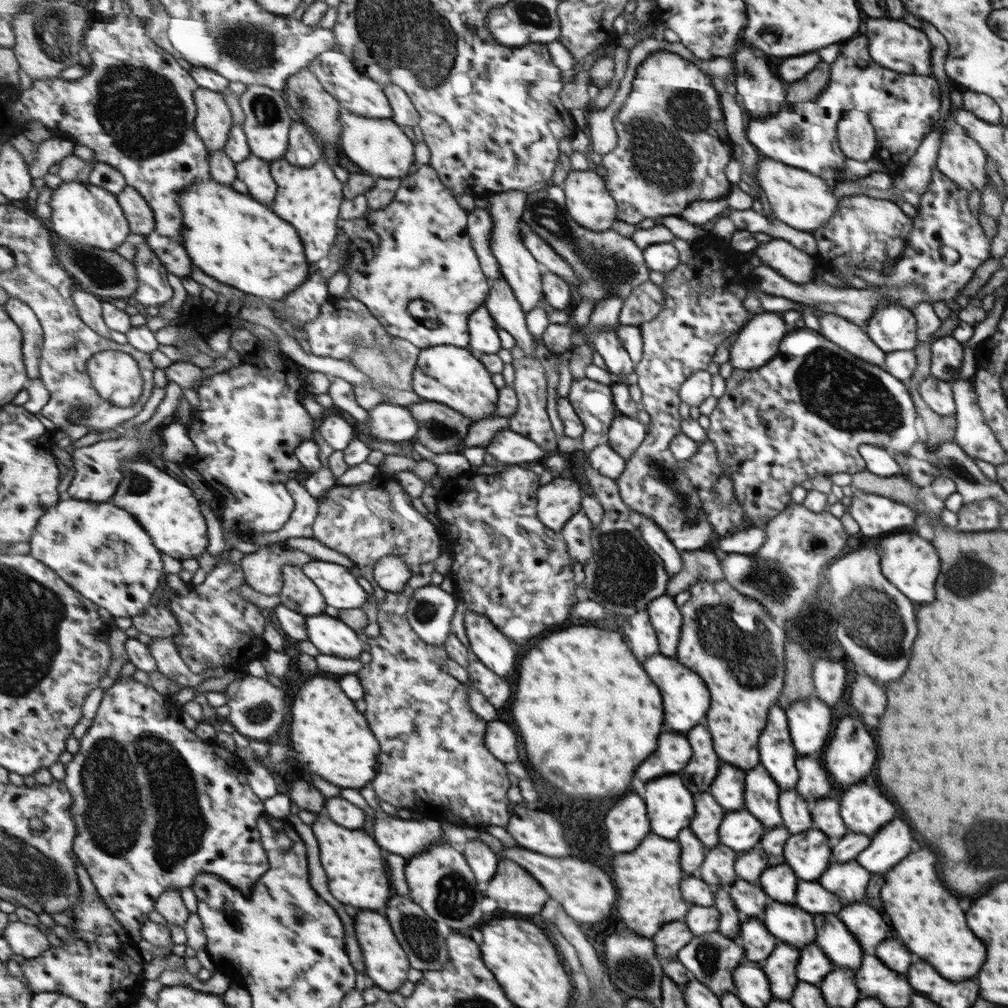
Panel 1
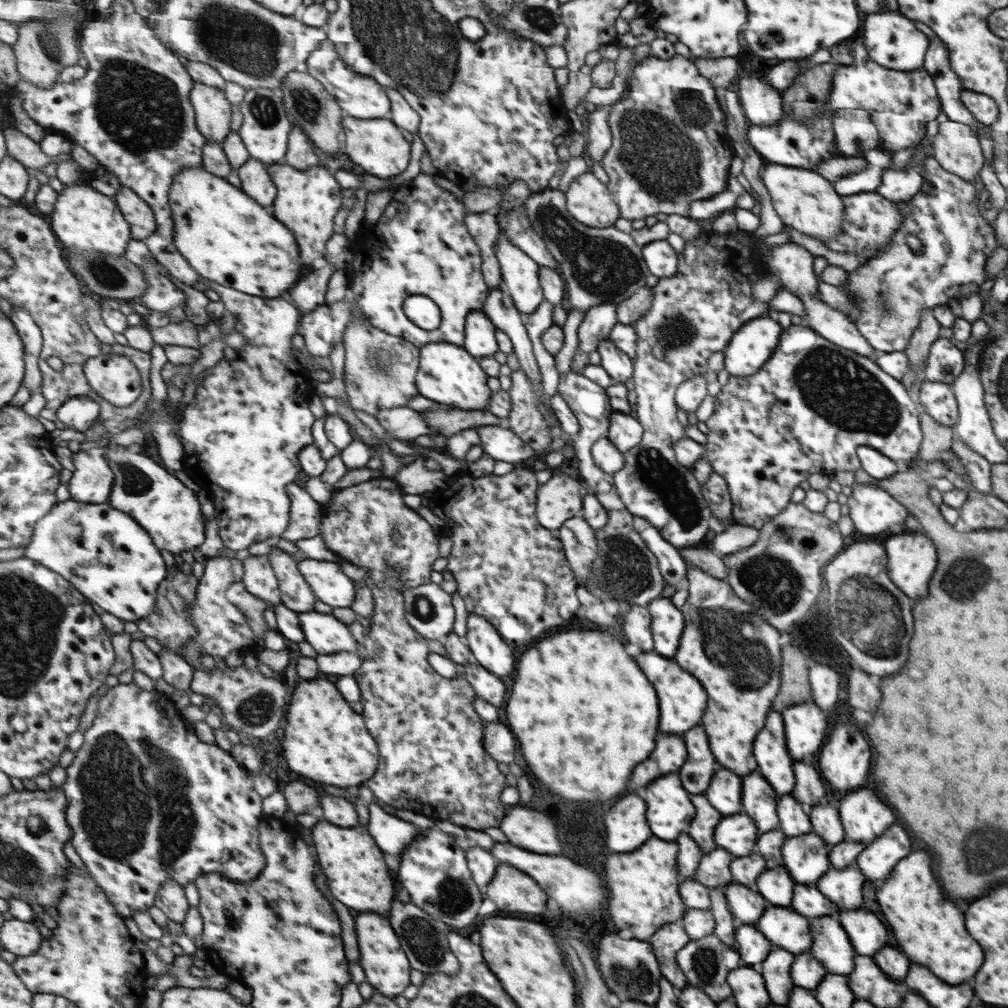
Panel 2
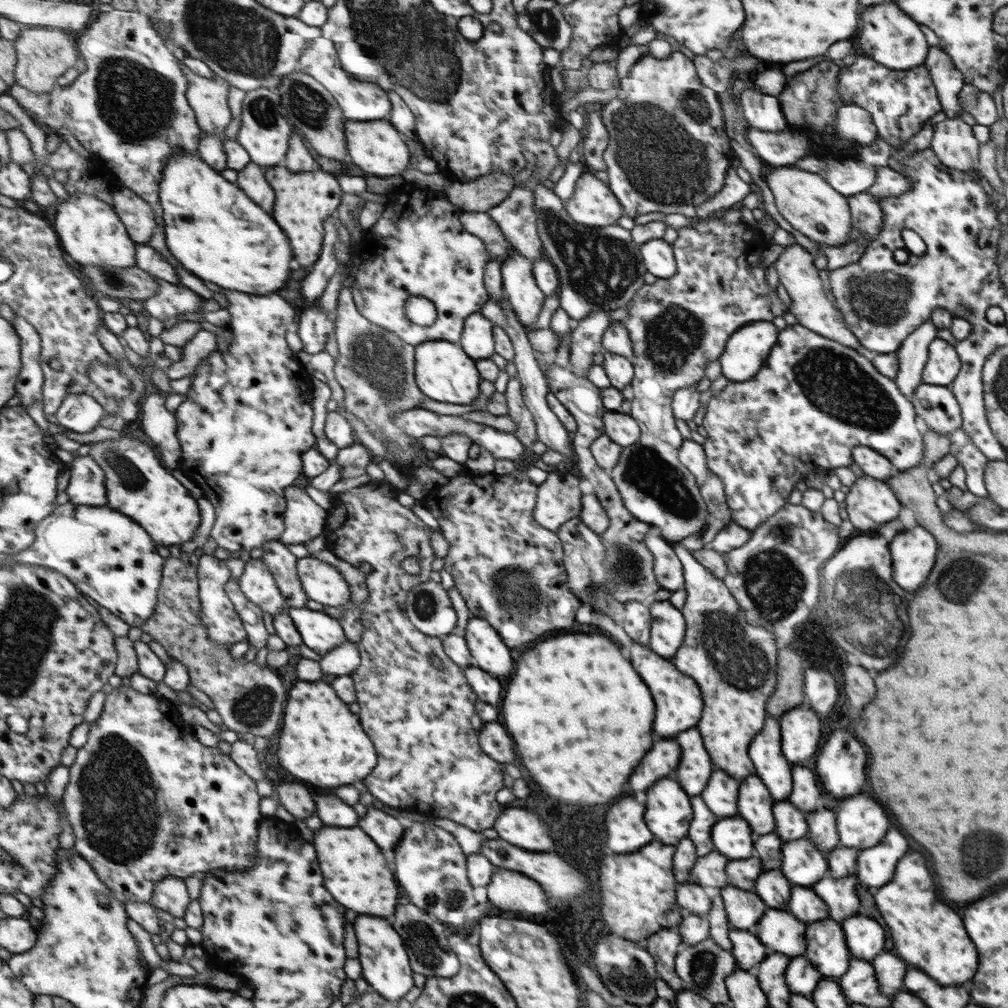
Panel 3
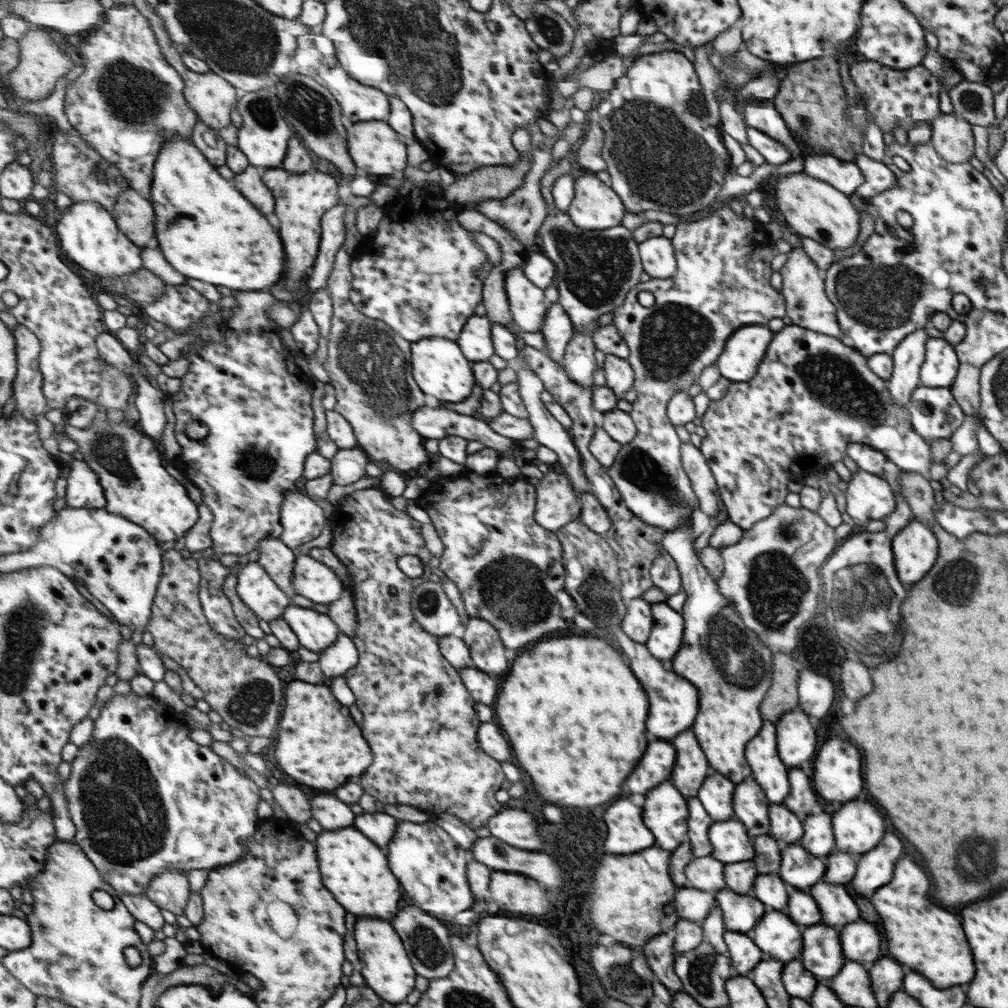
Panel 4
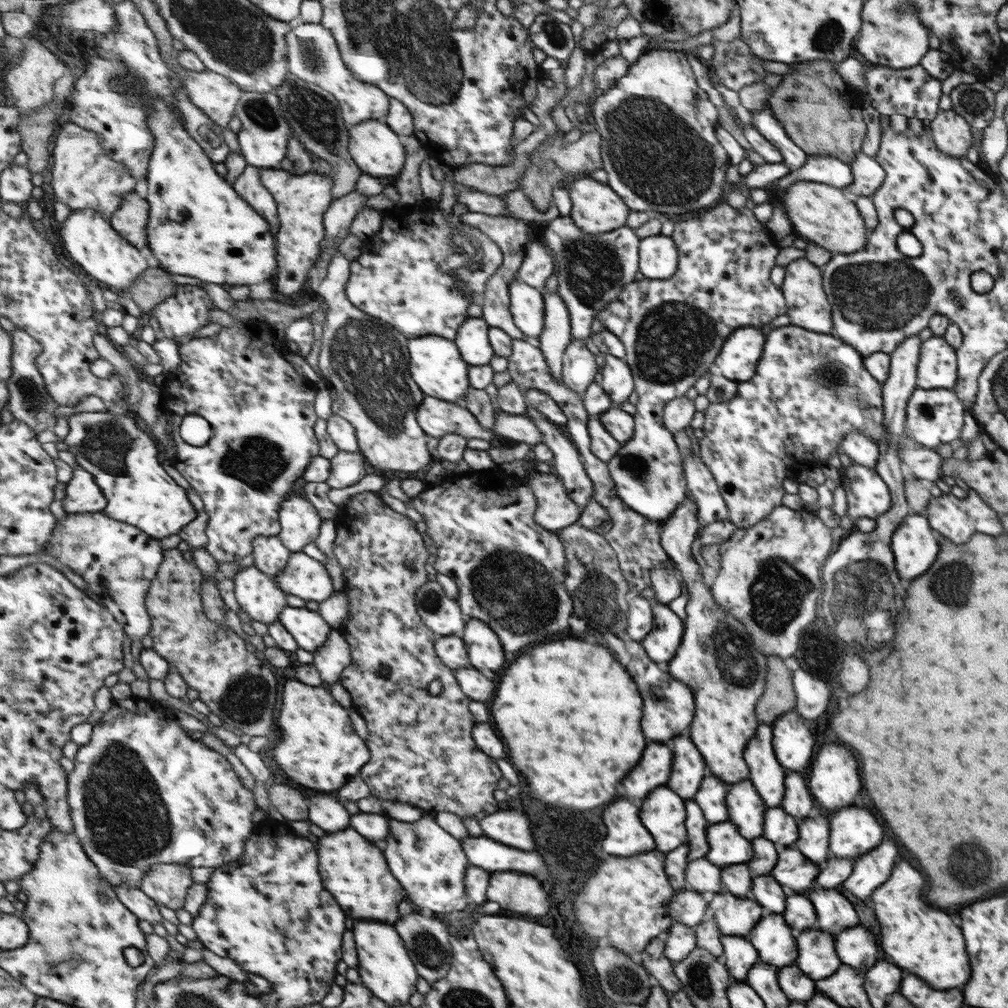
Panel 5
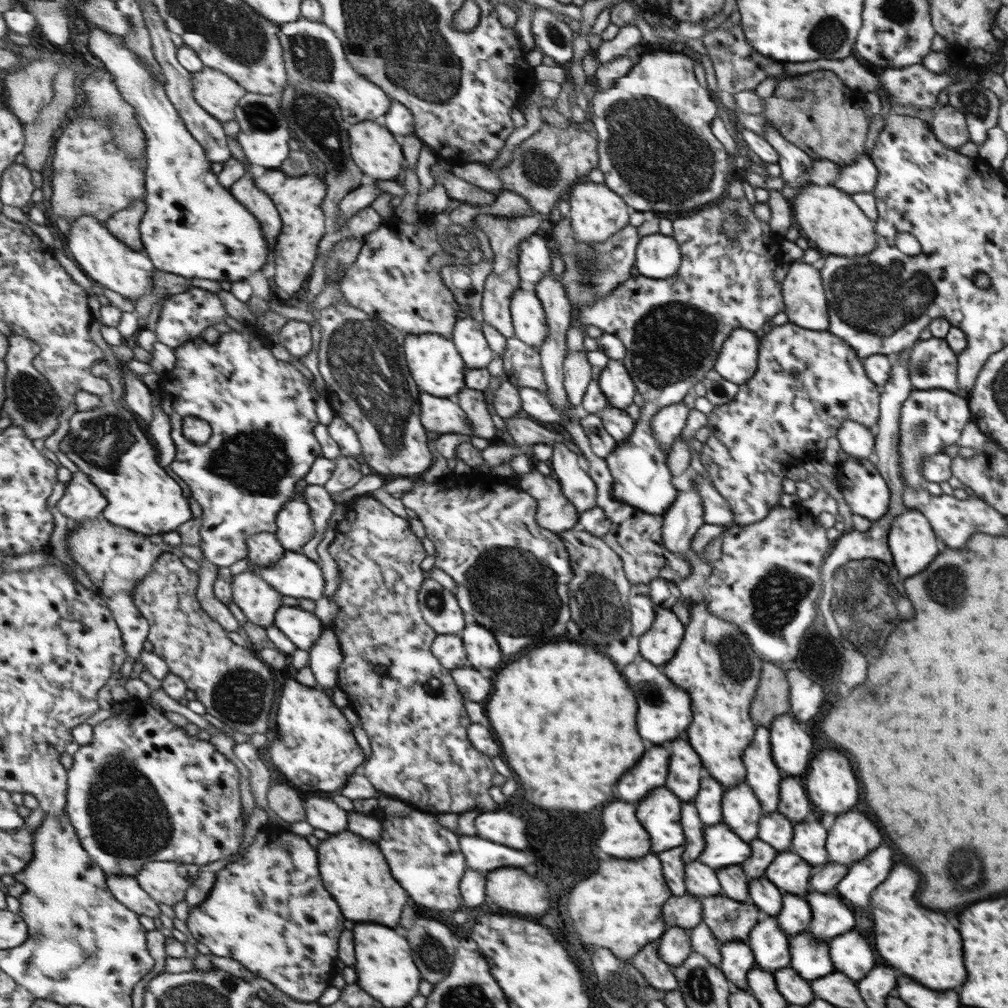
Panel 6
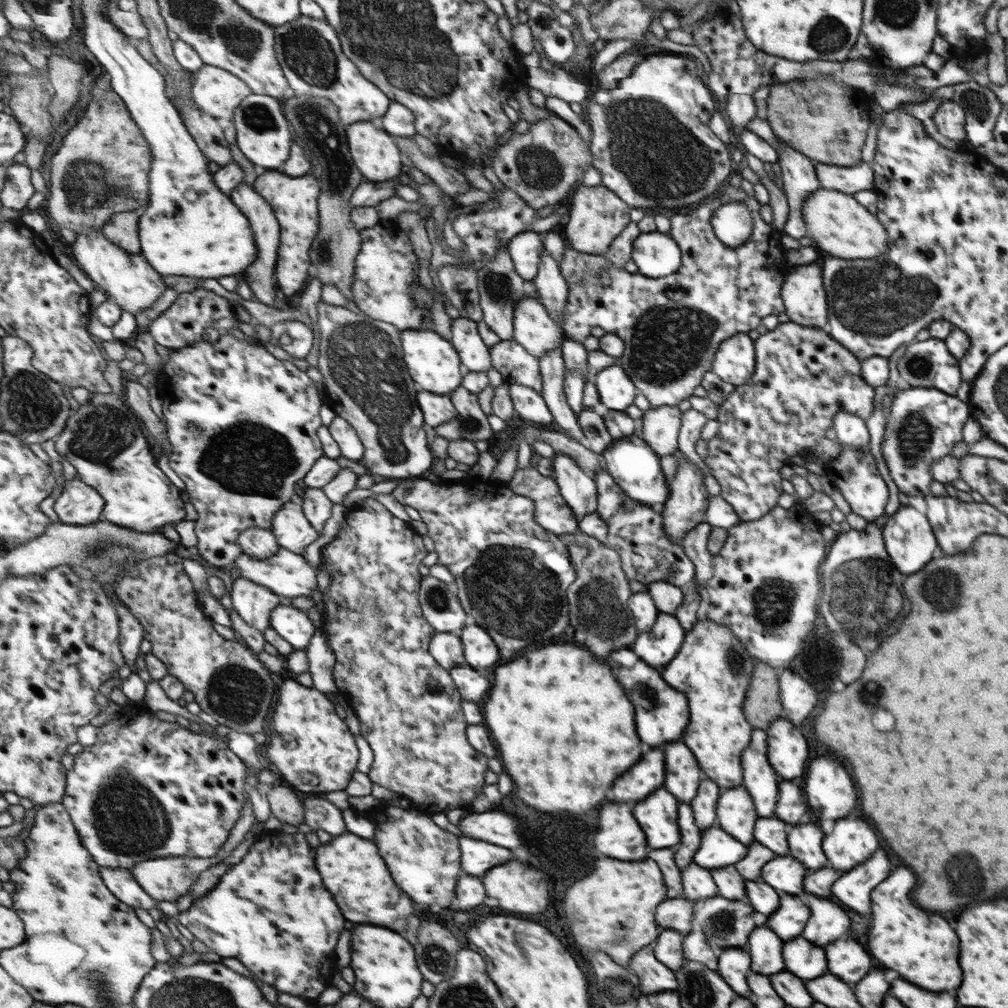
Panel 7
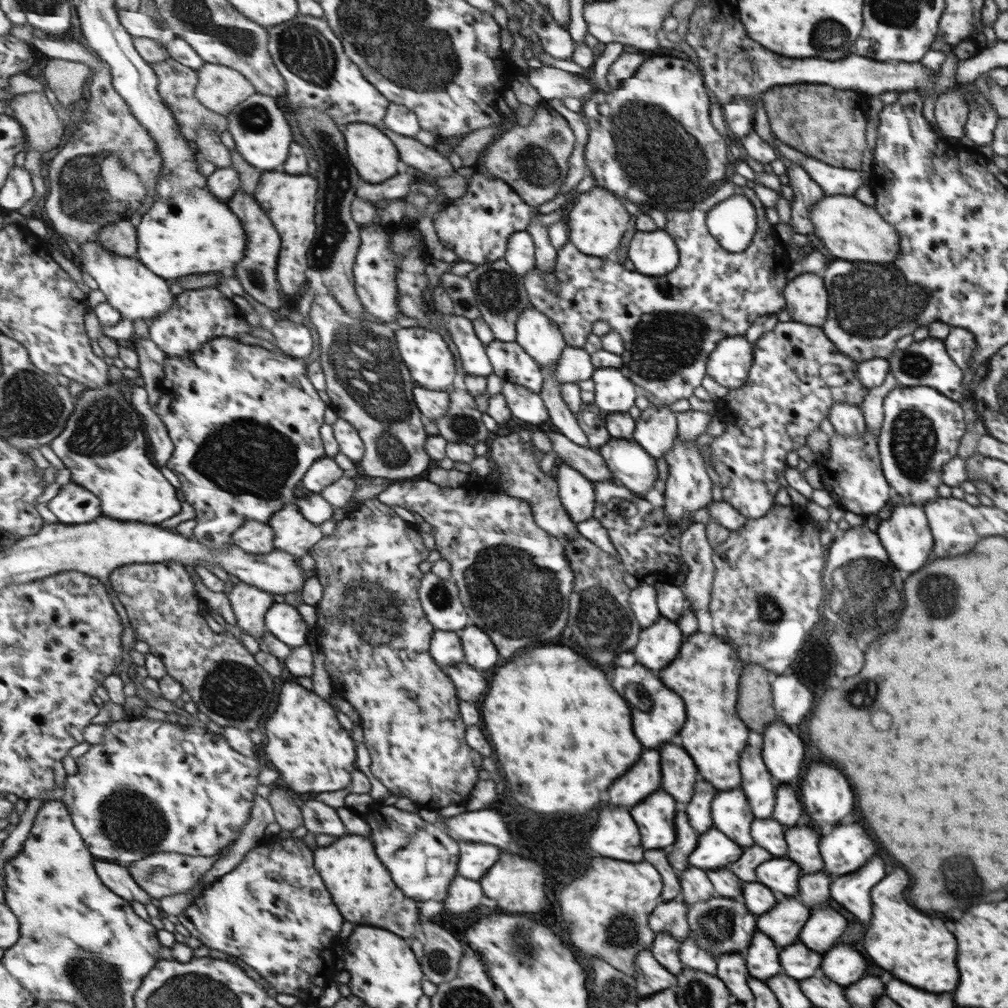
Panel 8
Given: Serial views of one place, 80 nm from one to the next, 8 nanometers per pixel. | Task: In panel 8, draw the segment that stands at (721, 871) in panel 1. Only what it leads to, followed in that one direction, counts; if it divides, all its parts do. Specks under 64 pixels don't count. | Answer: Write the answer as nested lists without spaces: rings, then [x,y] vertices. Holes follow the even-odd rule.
[[[688,865],[685,870],[678,872],[678,879],[680,884],[678,899],[687,906],[716,896],[704,870]]]

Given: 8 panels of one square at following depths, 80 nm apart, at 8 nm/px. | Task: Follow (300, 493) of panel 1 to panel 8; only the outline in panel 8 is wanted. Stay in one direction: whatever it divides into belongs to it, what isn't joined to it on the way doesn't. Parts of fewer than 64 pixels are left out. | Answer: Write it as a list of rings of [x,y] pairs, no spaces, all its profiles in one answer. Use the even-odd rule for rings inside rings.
[[[296,502],[288,503],[276,512],[269,524],[276,536],[276,549],[297,558],[308,554],[325,537],[318,524],[305,518]]]

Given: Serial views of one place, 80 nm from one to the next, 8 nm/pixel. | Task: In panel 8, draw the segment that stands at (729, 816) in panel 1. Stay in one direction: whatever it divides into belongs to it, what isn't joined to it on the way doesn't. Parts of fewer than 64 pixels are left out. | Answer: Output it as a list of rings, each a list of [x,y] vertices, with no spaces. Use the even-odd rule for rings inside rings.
[[[712,826],[698,835],[695,848],[688,856],[688,864],[706,871],[727,867],[740,858],[743,848],[725,833]]]

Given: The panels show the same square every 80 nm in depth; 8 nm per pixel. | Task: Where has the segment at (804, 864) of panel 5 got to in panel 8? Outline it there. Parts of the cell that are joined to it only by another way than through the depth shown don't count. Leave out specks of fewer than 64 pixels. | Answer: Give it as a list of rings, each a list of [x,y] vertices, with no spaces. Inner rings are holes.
[[[771,857],[767,862],[759,864],[755,868],[757,882],[764,884],[773,892],[793,896],[797,894],[797,878],[799,878],[799,866],[785,858]]]

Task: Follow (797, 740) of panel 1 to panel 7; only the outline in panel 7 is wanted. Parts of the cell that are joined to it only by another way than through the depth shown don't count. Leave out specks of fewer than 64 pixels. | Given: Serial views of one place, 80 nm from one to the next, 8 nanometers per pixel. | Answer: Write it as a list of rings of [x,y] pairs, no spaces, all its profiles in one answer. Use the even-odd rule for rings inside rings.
[[[780,717],[769,723],[767,730],[767,752],[773,760],[773,768],[781,772],[781,778],[799,778],[805,770],[807,742],[793,723]]]

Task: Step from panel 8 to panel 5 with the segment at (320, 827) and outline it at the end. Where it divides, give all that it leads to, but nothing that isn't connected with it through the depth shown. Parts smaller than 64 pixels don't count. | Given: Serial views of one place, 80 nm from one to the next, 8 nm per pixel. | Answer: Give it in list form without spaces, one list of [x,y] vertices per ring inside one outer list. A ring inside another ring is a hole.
[[[333,796],[311,798],[311,820],[327,832],[339,832],[351,826],[351,812]]]

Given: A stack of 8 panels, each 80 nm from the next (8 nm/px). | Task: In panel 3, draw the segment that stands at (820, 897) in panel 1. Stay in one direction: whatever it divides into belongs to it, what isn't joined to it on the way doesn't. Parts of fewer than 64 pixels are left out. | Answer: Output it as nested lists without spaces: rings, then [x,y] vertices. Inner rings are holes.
[[[793,886],[790,894],[785,910],[789,910],[789,913],[802,923],[817,922],[817,920],[823,920],[829,916],[827,905],[823,904],[823,900],[817,898],[817,894],[810,888]]]

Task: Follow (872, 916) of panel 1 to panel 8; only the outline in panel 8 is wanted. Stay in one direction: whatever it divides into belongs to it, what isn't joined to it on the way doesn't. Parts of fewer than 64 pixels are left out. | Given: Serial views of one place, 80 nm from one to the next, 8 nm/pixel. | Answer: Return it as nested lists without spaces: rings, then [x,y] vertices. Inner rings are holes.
[[[837,944],[837,948],[831,948],[823,954],[821,970],[831,982],[839,986],[849,986],[863,976],[865,960],[855,948],[847,944]]]

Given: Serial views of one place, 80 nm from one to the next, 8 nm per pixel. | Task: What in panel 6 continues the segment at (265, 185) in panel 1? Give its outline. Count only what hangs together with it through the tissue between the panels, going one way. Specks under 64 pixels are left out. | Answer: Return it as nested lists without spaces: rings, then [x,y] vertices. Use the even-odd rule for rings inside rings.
[[[249,169],[231,188],[232,193],[237,196],[237,200],[241,200],[253,214],[257,214],[257,218],[263,224],[263,232],[267,236],[267,242],[271,246],[277,244],[277,236],[281,234],[281,216],[271,200],[271,196],[267,192],[263,192],[257,184],[255,184],[255,176]]]

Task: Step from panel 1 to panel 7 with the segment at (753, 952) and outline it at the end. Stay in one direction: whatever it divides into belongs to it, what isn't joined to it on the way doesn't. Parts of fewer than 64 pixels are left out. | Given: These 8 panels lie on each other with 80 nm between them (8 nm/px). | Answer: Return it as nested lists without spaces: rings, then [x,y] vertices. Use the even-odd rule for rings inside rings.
[[[725,947],[717,951],[717,970],[720,976],[739,996],[747,997],[754,1005],[746,976],[750,973],[749,953],[745,947]]]

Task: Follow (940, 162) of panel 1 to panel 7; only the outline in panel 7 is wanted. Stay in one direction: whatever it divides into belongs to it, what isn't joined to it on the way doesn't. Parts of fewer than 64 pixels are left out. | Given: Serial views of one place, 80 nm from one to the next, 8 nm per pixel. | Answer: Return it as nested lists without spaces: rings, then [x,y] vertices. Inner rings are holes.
[[[943,99],[933,113],[932,120],[941,136],[960,144],[966,140],[965,114],[962,105],[954,100]]]

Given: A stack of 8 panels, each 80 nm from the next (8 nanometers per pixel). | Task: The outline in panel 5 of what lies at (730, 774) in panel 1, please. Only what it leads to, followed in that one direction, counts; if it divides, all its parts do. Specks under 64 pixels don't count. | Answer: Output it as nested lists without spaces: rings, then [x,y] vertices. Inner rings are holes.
[[[707,776],[705,784],[701,784],[701,792],[697,792],[693,800],[703,810],[703,816],[709,824],[729,819],[729,808],[726,804],[728,791],[729,785],[715,776]]]

